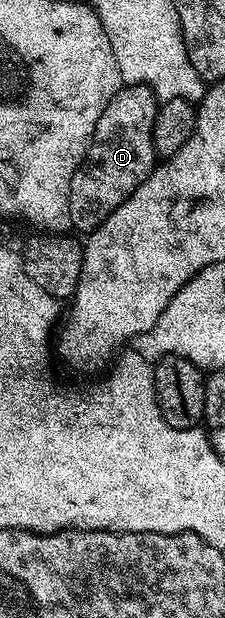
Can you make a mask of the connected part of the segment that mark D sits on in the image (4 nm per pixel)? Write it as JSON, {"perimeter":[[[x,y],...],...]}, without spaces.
{"perimeter":[[[124,84],[110,98],[98,126],[94,126],[92,141],[84,161],[70,182],[68,213],[70,225],[77,233],[92,232],[112,213],[136,187],[151,174],[158,163],[154,150],[154,118],[158,101],[144,84]]]}

